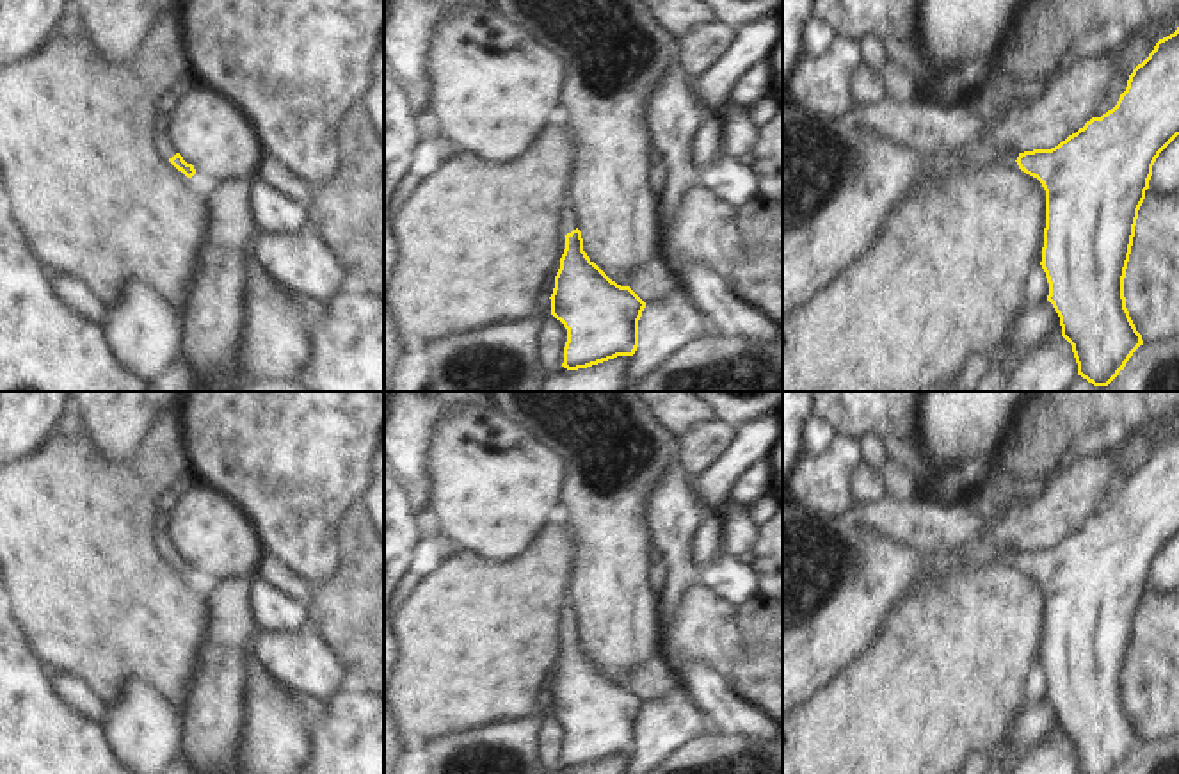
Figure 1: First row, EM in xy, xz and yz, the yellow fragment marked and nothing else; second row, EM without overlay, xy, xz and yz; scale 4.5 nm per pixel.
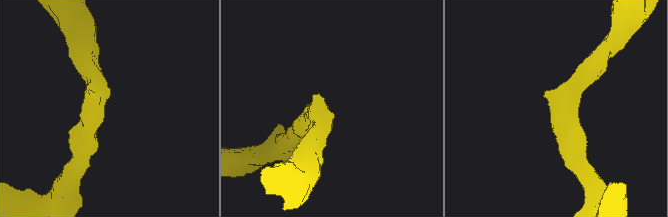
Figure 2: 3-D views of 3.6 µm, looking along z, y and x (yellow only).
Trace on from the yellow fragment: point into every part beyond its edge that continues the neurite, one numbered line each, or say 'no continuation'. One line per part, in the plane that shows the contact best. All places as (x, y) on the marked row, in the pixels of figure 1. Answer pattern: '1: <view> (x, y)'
1: xz (569, 212)

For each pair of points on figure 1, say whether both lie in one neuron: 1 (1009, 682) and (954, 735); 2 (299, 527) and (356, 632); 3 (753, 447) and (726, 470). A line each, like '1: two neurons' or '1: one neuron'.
1: one neuron
2: two neurons
3: one neuron

